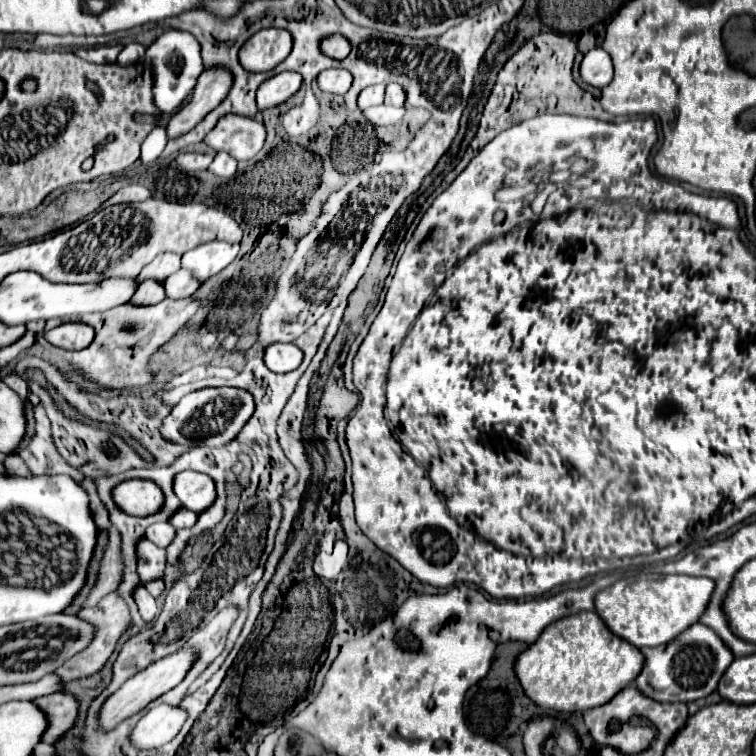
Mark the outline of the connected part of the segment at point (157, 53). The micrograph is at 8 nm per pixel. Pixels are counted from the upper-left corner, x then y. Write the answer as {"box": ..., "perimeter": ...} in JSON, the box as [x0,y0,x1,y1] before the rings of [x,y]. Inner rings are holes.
{"box":[146,30,202,114],"perimeter":[[[166,30],[158,36],[146,50],[146,60],[152,70],[154,78],[154,104],[160,112],[172,114],[184,102],[184,98],[192,92],[198,76],[202,74],[202,58],[200,58],[200,44],[188,32],[180,30]]]}

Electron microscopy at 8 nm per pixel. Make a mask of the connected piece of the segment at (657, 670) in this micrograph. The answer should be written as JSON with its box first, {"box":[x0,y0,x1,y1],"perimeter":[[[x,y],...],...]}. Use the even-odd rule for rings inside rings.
{"box":[634,622,734,702],"perimeter":[[[700,622],[694,624],[694,628],[686,628],[686,632],[682,632],[682,636],[678,636],[678,640],[672,640],[670,644],[664,644],[658,648],[640,648],[640,650],[644,654],[644,668],[638,674],[638,678],[634,680],[634,686],[644,696],[658,700],[658,702],[692,702],[698,698],[706,698],[710,692],[716,690],[722,674],[734,660],[732,652],[722,644],[722,640],[716,636],[716,632],[712,632],[708,626],[704,626]]]}

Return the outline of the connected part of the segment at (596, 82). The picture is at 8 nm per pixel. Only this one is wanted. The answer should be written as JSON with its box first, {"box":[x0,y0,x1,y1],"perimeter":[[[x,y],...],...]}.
{"box":[580,48,614,88],"perimeter":[[[594,48],[582,58],[582,62],[580,62],[580,78],[586,84],[590,84],[594,88],[604,88],[606,84],[612,82],[612,76],[614,76],[612,60],[602,48]]]}

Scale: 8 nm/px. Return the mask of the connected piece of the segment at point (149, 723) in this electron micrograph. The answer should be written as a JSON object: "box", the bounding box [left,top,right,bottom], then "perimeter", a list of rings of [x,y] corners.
{"box":[130,706,186,750],"perimeter":[[[156,706],[138,720],[136,728],[130,732],[130,742],[140,750],[160,748],[180,732],[184,720],[186,712],[178,706]]]}

